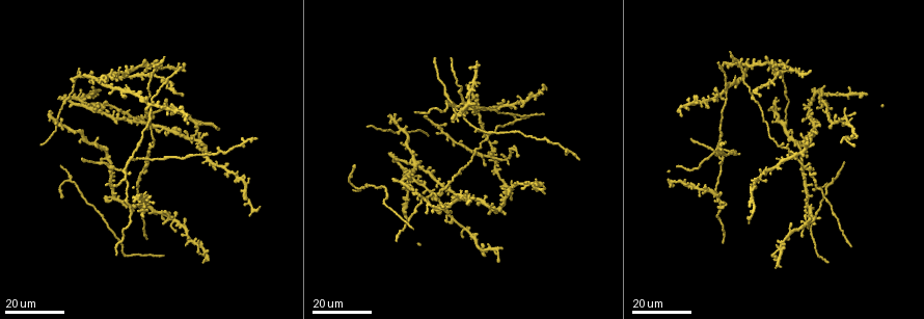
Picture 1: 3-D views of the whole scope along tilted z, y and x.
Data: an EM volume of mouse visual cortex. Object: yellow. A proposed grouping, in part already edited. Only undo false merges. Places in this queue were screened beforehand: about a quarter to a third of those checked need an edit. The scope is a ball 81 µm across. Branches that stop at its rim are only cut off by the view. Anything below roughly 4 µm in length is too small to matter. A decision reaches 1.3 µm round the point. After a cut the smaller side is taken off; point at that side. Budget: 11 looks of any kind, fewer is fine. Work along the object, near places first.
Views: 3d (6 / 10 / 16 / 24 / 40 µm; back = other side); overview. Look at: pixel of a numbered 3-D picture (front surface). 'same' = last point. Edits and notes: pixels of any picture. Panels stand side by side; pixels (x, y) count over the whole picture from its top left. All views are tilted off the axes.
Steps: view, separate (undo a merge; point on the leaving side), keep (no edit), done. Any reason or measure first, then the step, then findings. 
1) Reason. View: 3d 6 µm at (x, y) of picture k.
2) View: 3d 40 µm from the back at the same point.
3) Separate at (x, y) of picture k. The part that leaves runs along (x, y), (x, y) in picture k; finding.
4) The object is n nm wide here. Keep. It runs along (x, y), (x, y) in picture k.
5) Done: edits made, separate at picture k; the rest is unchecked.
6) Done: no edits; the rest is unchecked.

Small branch off a trunk. View: 3d 24 µm at (114, 196) of picture 1.

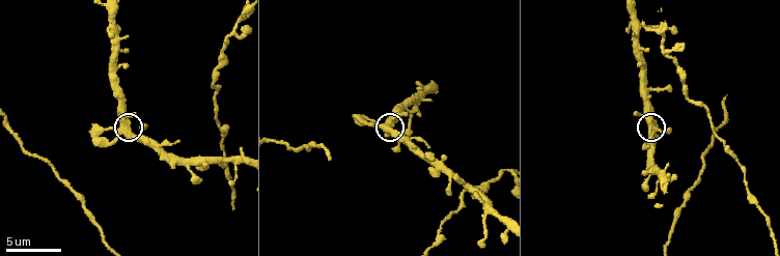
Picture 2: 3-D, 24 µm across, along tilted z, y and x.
View: 3d 10 µm at (123, 133) of picture 2.

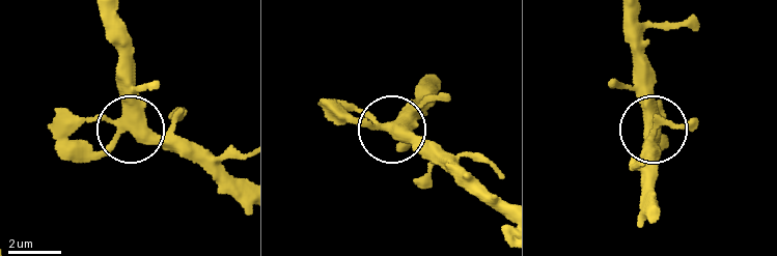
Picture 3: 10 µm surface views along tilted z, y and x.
The side arm is 42 µm long. Keep. It runs along (107, 21), (127, 129), (84, 162) in picture 3; continuous, no second cell.

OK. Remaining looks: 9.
A fork. View: 3d 24 µm at (130, 158) of picture 1.

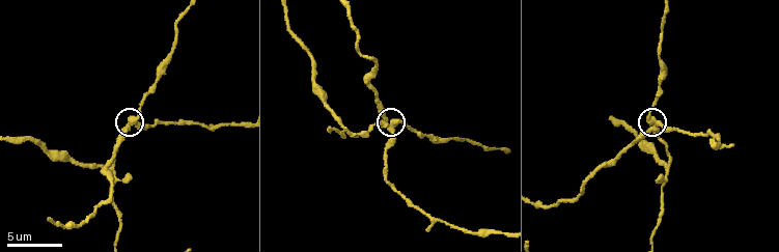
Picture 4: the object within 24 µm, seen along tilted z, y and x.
Zoom in. View: 3d 6 µm at (390, 132) of picture 4.

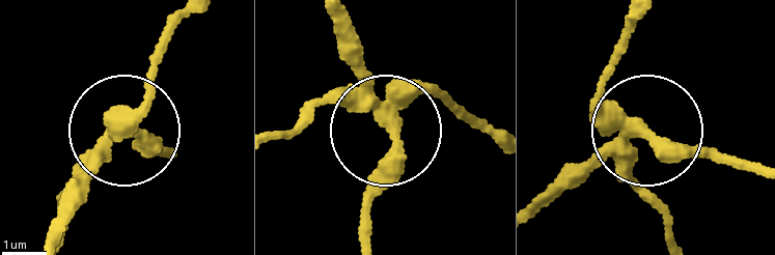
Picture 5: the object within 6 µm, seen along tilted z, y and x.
The object is 320 nm wide here. Separate at (141, 148) of picture 5. Two cells meet here.

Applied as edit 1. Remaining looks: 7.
See it whole again. View: overview.

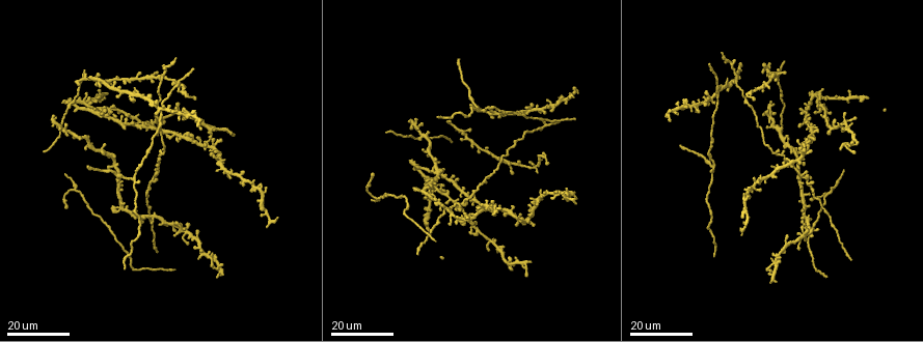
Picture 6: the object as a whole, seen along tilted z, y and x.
Looks like a crossing. View: 3d 24 µm at (133, 180) of picture 6.

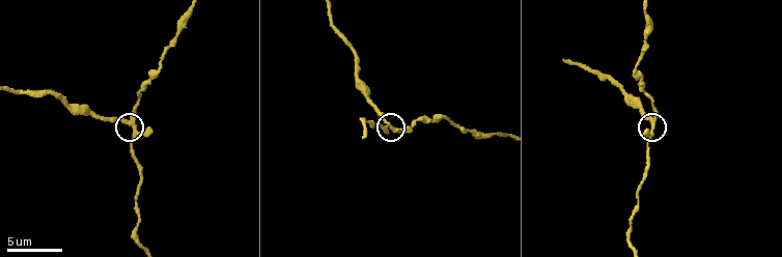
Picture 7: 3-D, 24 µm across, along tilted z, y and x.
View: 3d 10 µm at (652, 125) of picture 7.

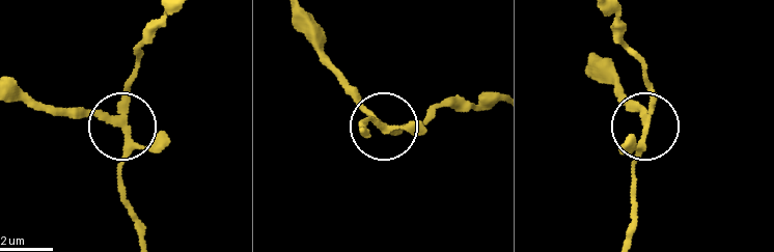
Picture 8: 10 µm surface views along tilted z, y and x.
The object is 190 nm wide here. Separate at (81, 111) of picture 8. The part that leaves runs along (115, 117), (78, 118), (11, 96) in picture 8; two cells meet here.

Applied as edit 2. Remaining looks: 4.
View: overview.

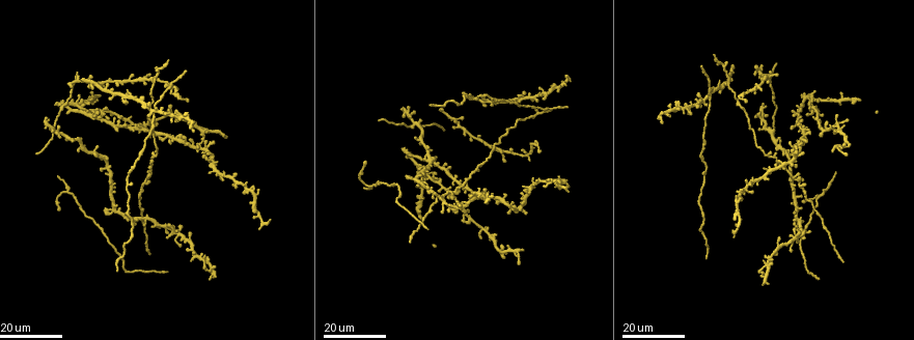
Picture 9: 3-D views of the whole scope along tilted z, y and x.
Four or more arms meet. View: 3d 16 µm at (169, 137) of picture 9.

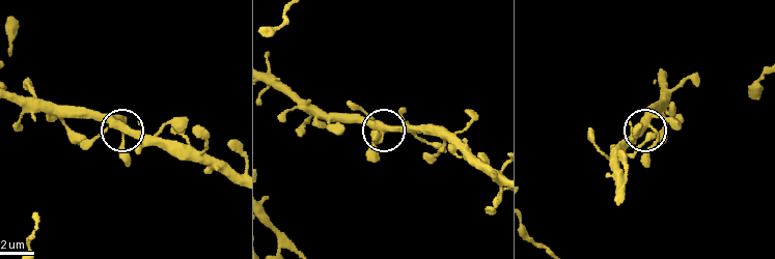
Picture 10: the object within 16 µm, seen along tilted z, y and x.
View: 3d 10 µm at (377, 122) of picture 10.

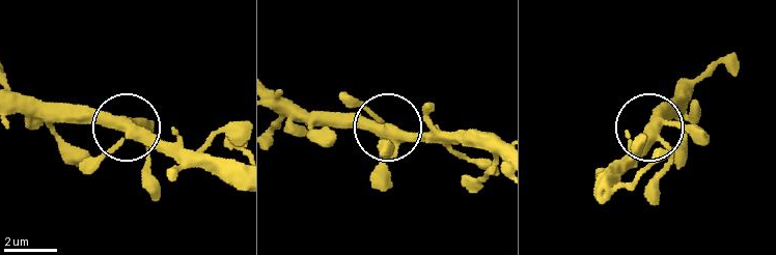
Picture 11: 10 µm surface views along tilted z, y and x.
The object is 350 nm wide here. Keep. It runs along (18, 108), (47, 119), (108, 122), (183, 149) in picture 11; one cell here.

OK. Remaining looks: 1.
Done: edits made, separate at picture 5, separate at picture 8; the rest is unchecked.

